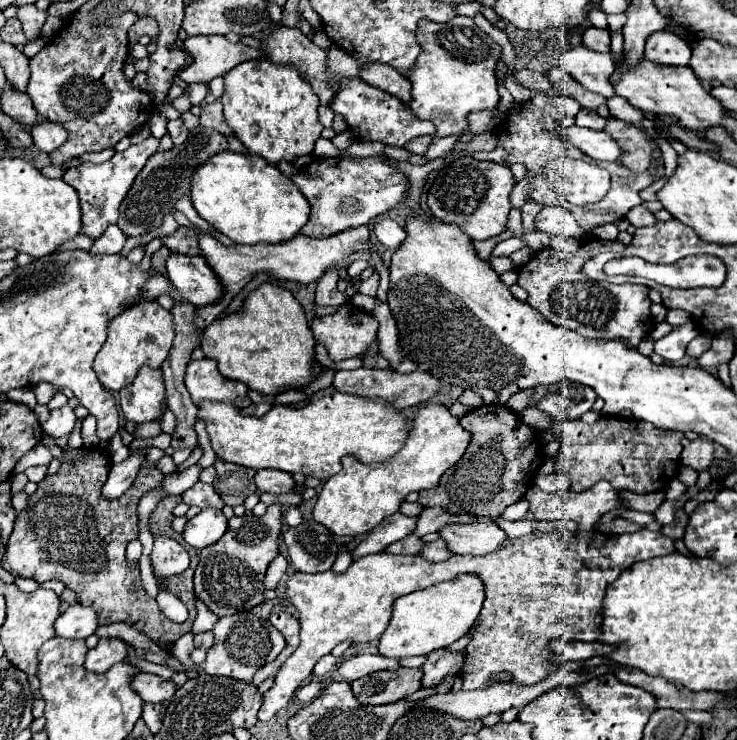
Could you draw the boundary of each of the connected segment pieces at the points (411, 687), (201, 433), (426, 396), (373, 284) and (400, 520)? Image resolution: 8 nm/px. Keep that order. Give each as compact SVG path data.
M398 667L394 671L376 671L368 677L352 681L352 691L360 703L384 705L400 701L422 687L422 669Z
M196 421L196 433L198 433L198 439L200 439L200 449L202 449L202 457L200 457L198 465L200 465L200 467L208 467L208 465L212 465L212 461L216 459L216 453L212 451L212 447L210 447L210 443L208 443L208 435L206 435L204 423Z
M356 369L356 371L336 371L332 387L340 393L350 395L362 395L368 399L382 399L390 403L394 409L406 409L412 405L420 405L430 401L440 391L440 381L434 375L428 375L426 371L412 371L408 375L394 373L390 369Z
M374 273L370 279L366 279L362 285L360 285L360 289L358 289L358 293L364 293L364 295L370 295L370 297L376 297L376 289L378 289L378 273Z
M394 513L388 519L384 519L384 523L376 525L368 537L352 551L352 557L358 559L362 555L370 555L370 553L380 553L384 551L390 543L400 541L402 537L410 535L416 529L416 517L406 517L402 513Z

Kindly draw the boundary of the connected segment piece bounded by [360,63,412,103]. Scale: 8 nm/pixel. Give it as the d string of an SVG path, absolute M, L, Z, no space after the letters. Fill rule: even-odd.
M368 63L368 65L360 67L360 77L370 85L380 87L382 91L396 95L404 103L408 103L408 99L412 99L408 79L404 75L400 75L394 67L388 67L382 63Z

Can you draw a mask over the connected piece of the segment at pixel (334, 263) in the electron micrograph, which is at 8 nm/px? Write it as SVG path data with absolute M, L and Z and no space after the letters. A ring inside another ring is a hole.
M360 225L358 229L348 229L342 231L338 235L326 237L326 239L310 239L306 235L296 235L294 239L288 239L284 243L256 243L256 245L222 245L216 237L208 235L208 233L200 233L198 245L202 251L202 257L206 259L206 263L210 265L210 269L216 273L218 281L224 283L222 285L222 299L204 307L196 307L196 317L194 317L194 325L196 331L204 331L204 327L208 327L214 319L218 319L226 307L232 303L232 299L246 287L246 283L256 275L266 271L268 275L276 277L276 279L290 279L290 281L298 281L298 283L312 283L316 281L328 267L342 267L346 263L346 259L360 251L360 249L368 249L366 245L370 241L370 229L368 225Z

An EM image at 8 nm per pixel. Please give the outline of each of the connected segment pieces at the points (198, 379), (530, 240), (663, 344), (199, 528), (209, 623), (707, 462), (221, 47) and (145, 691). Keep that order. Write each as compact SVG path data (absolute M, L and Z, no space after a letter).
M212 359L190 361L184 383L196 405L200 401L234 401L240 409L250 405L248 387L240 381L226 379Z
M538 231L524 233L522 239L525 244L535 252L546 249L546 247L550 245L550 235L544 235L544 233L538 233Z
M688 321L684 325L678 325L678 327L672 327L672 331L668 335L664 335L662 339L658 339L654 343L654 351L658 355L664 357L664 361L668 363L678 363L684 359L686 355L686 345L698 335L698 327Z
M202 509L184 527L184 541L194 549L204 549L216 543L228 527L228 521L220 509Z
M196 601L196 611L198 611L198 615L196 615L192 633L200 633L200 631L206 631L206 629L212 629L214 623L218 621L218 617L214 613L210 613L208 607L202 601Z
M706 439L690 441L682 451L682 463L696 471L708 471L710 465L714 463L712 441L706 441Z
M218 35L188 37L184 45L194 55L194 63L182 69L182 81L186 83L210 83L214 77L224 77L244 61L264 57L264 51L260 49L230 43L226 37Z
M140 673L140 675L134 677L134 691L146 703L164 703L174 695L176 685L172 681L168 681L168 679L152 677L148 673Z

